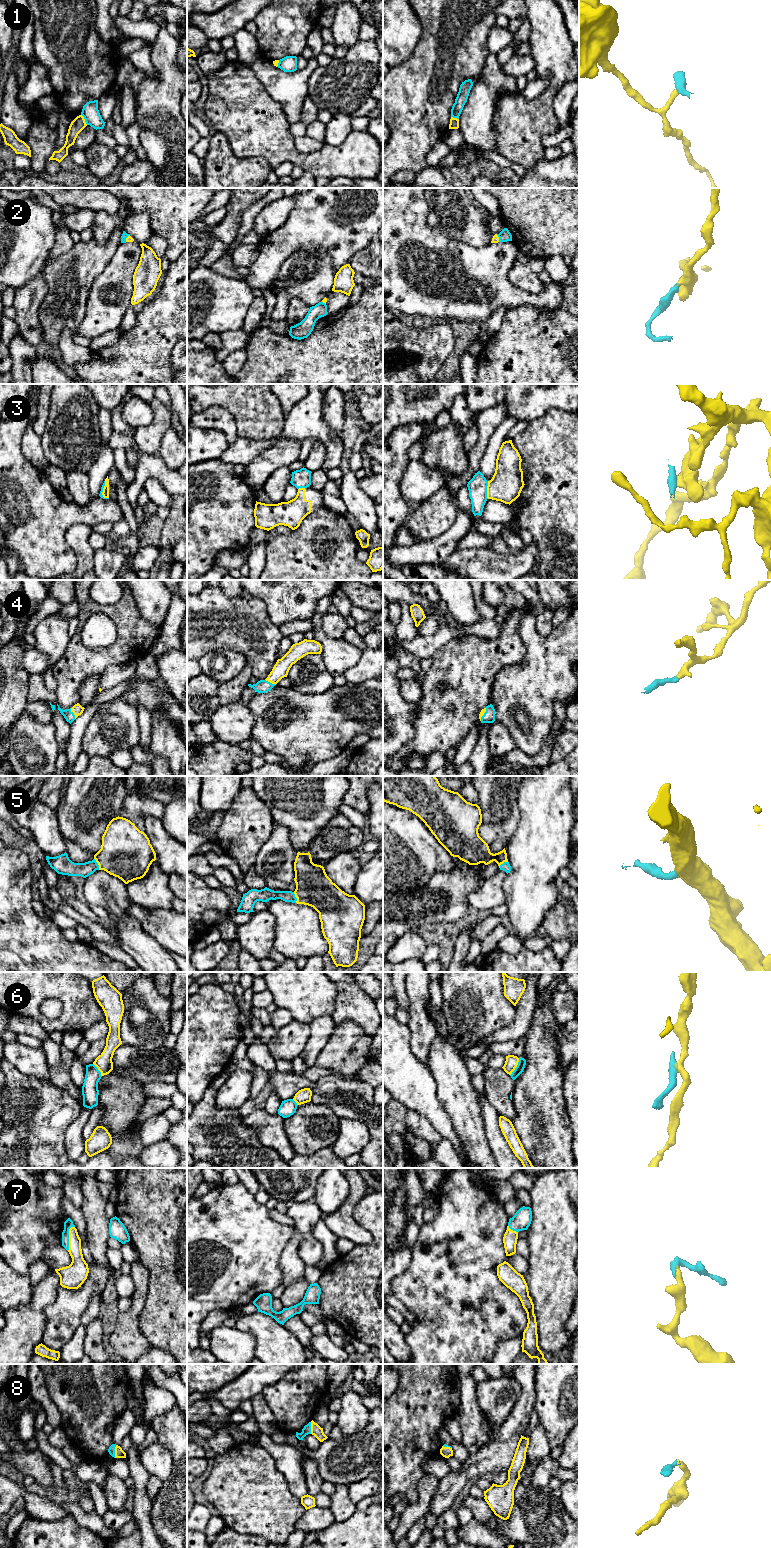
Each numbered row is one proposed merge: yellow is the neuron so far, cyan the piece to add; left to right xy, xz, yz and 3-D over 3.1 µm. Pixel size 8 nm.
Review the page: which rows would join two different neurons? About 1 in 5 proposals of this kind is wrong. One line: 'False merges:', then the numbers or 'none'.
False merges: 1, 3, 6

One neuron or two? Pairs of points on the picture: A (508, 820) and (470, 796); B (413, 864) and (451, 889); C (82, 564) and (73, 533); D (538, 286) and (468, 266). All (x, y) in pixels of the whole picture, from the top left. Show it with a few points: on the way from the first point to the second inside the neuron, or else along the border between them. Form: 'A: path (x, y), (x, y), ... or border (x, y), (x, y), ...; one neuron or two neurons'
A: border (473, 786), (477, 794), (477, 803); two neurons
B: border (453, 869), (437, 870), (425, 885), (411, 889); two neurons
C: path (82, 556), (82, 548), (79, 541); one neuron
D: border (515, 256), (508, 272), (508, 279), (526, 293); two neurons

